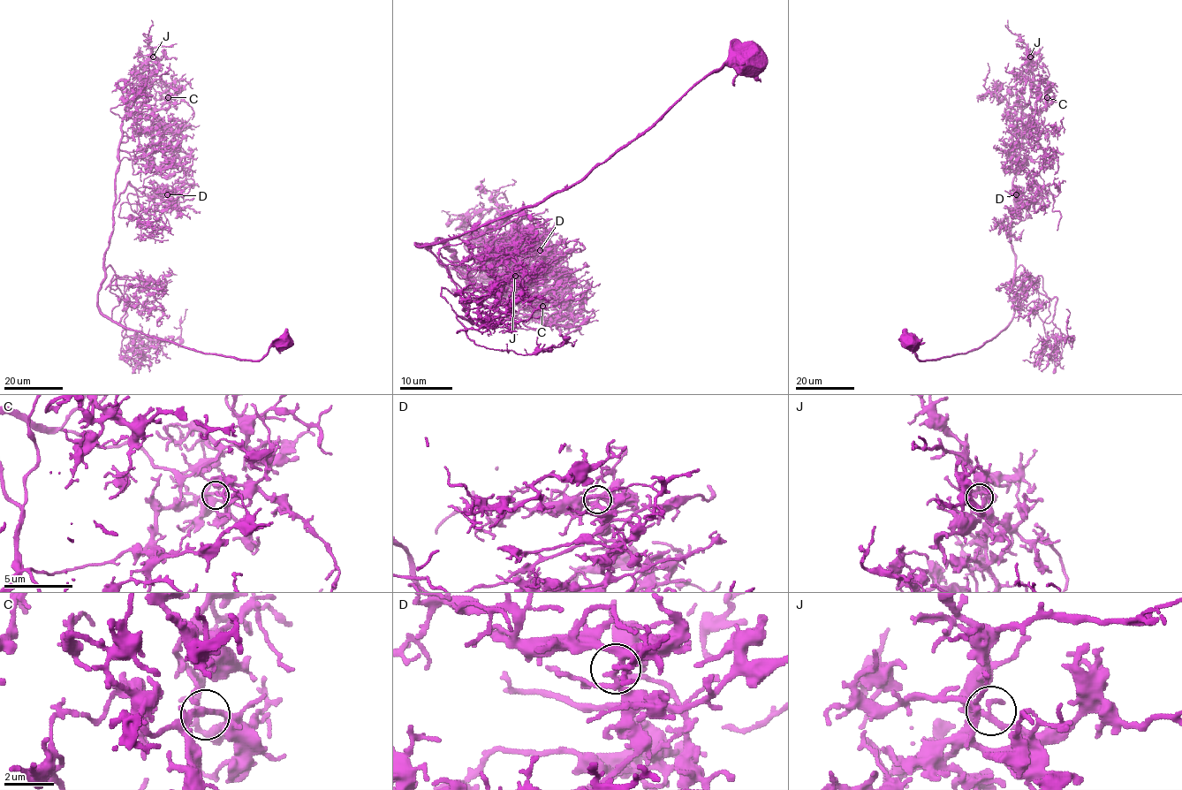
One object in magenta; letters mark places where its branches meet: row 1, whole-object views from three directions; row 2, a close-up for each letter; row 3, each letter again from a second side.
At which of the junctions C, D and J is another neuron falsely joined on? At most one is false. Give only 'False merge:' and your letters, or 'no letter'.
False merge: no letter

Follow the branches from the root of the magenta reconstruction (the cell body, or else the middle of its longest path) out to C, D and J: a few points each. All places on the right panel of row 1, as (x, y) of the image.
C: (909, 340), (920, 360), (935, 360), (979, 348), (1012, 319), (1013, 178), (1025, 127), (1047, 97)
D: (909, 340), (935, 360), (1012, 319), (1013, 208), (1029, 185), (1042, 193), (1016, 195)
J: (909, 340), (920, 360), (935, 360), (979, 348), (1012, 319), (1013, 178), (1024, 130), (1039, 95), (1030, 56)

